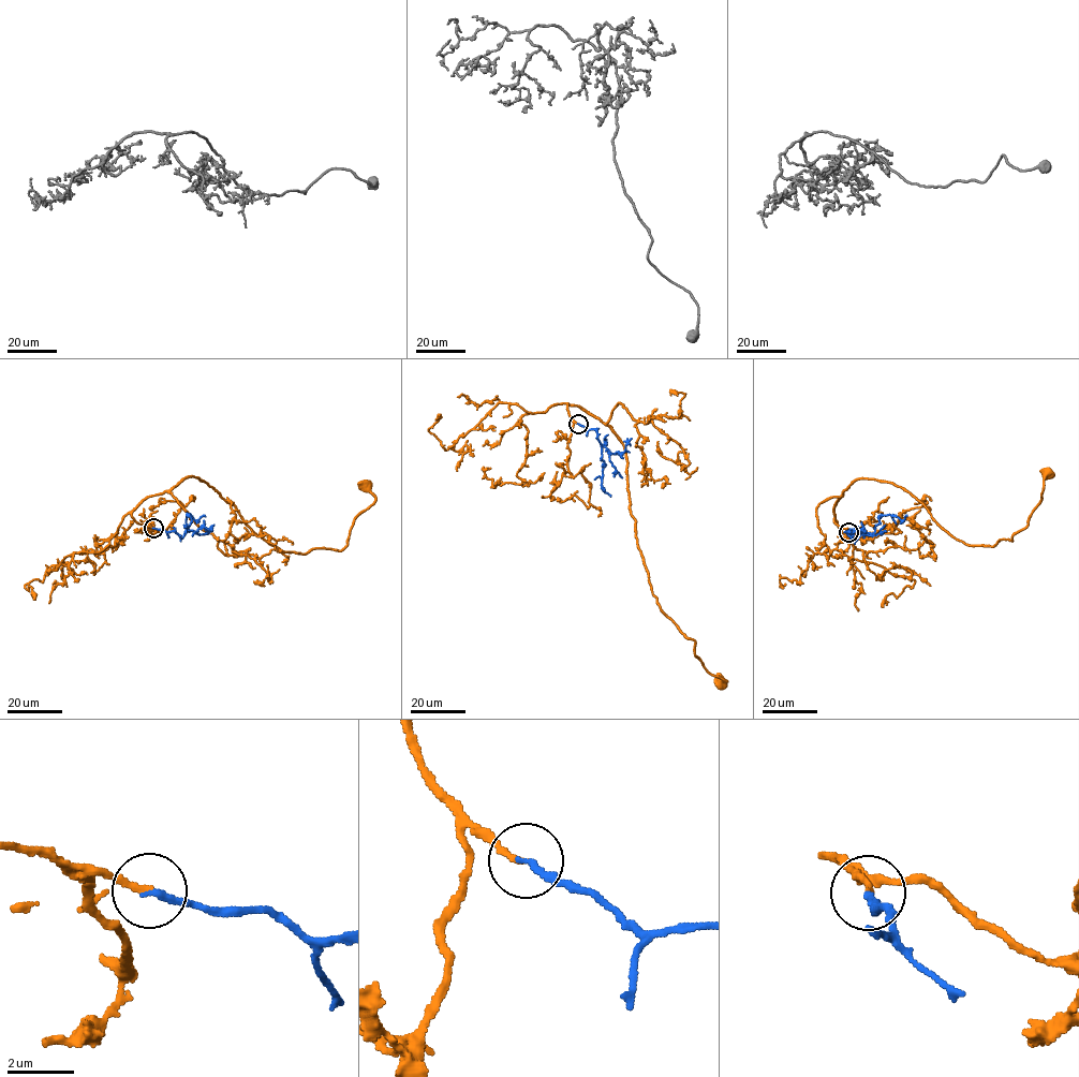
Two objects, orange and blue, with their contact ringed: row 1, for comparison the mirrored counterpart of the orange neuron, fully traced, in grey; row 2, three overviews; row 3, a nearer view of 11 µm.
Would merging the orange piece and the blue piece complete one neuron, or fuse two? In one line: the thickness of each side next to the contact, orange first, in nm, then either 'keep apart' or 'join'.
170/200 nm | join

